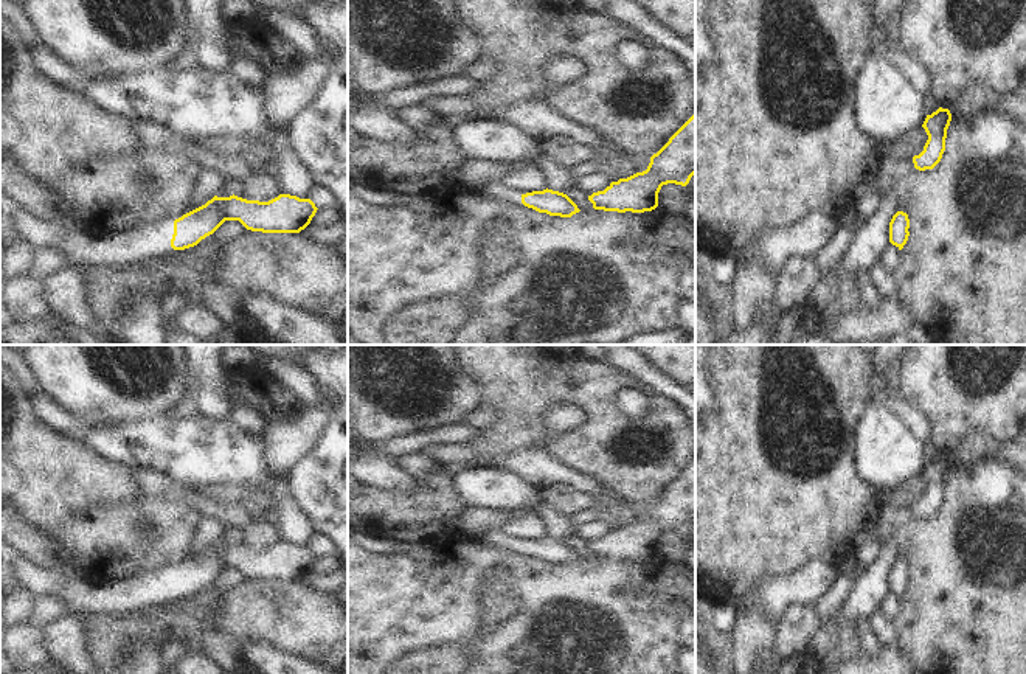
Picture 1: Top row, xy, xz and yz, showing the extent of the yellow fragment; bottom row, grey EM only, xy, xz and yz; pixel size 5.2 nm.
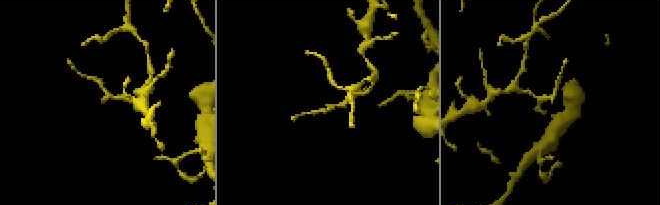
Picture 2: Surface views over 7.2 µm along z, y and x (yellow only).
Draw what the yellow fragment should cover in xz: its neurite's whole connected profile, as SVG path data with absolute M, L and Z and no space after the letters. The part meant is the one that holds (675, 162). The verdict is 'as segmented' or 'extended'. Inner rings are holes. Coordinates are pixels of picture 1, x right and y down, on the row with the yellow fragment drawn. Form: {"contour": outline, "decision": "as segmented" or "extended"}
{"contour": "M695 113L650 157L646 171L612 182L588 200L594 210L644 213L658 207L663 185L686 186L695 174Z", "decision": "as segmented"}

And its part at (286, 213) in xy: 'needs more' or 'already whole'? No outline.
needs more

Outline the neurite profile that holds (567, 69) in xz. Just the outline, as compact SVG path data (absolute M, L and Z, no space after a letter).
M562 54L546 75L554 87L562 87L584 79L588 75L588 65L581 57Z

